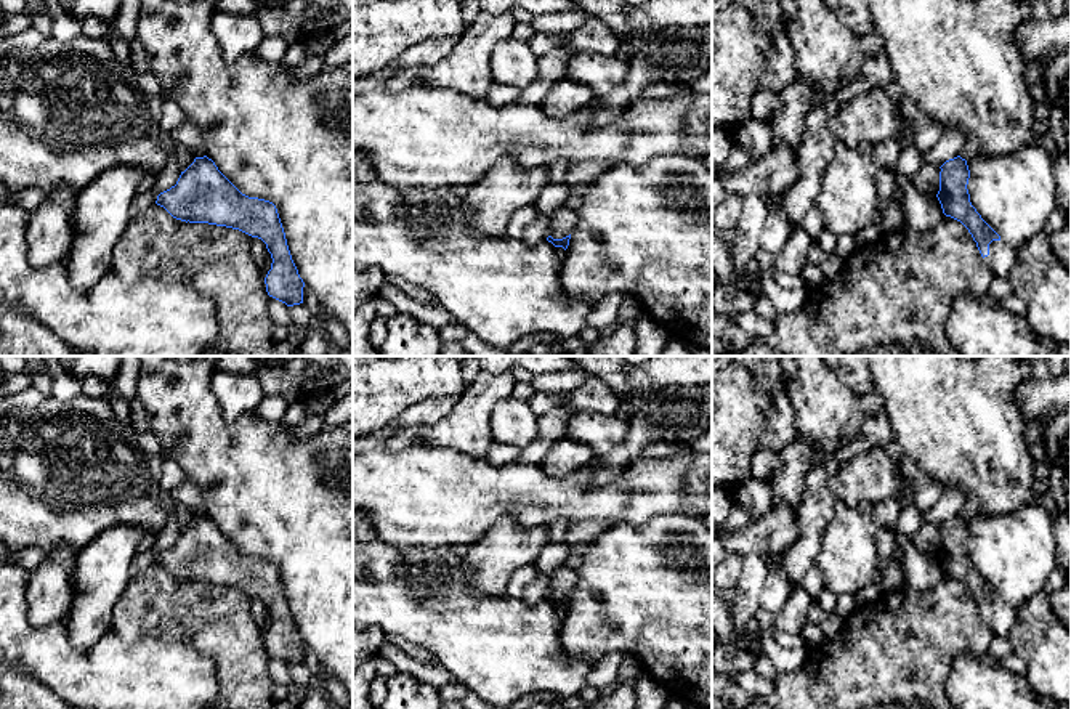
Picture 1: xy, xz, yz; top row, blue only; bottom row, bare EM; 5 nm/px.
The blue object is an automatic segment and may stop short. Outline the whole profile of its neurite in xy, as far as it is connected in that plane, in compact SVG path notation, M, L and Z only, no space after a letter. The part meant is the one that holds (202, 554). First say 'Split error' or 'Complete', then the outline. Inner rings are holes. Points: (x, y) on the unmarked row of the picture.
Complete. M196 517L156 563L186 582L226 585L261 598L273 618L265 637L268 654L287 666L303 662L305 642L292 619L276 565L242 553L212 518Z

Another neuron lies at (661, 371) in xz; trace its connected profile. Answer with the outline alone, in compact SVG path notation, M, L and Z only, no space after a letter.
M651 356L641 366L627 369L627 399L641 396L664 387L693 385L701 387L712 383L712 356Z

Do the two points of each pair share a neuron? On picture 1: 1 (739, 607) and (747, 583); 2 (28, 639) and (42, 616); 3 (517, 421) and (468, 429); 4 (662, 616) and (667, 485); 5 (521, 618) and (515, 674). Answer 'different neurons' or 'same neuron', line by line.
1: same neuron
2: different neurons
3: different neurons
4: different neurons
5: same neuron

